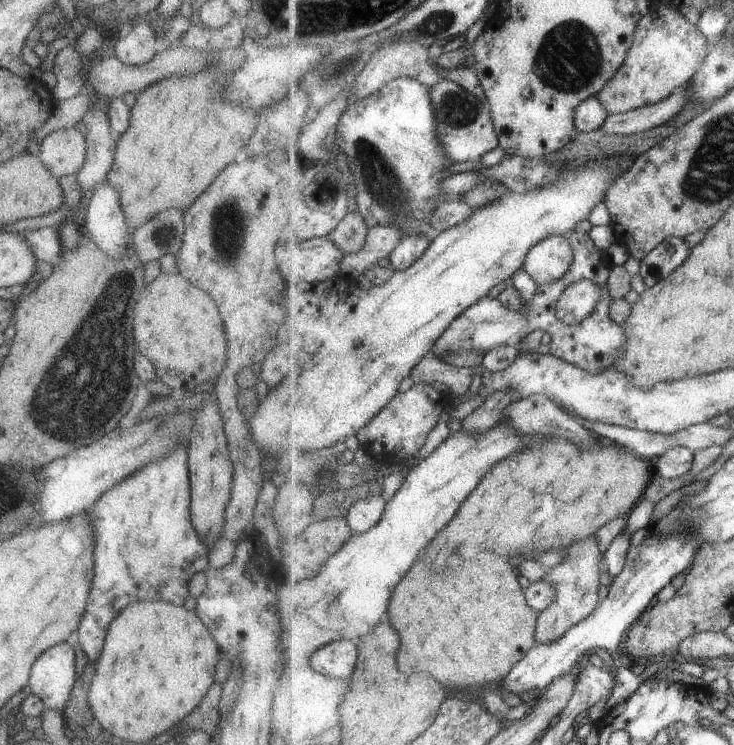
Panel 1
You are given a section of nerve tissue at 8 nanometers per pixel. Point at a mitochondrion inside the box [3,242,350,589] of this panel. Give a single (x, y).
(88, 382)

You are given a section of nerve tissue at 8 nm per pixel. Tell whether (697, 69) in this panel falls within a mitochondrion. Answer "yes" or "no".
no

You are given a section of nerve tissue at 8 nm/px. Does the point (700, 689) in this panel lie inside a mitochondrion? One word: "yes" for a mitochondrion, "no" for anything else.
no

